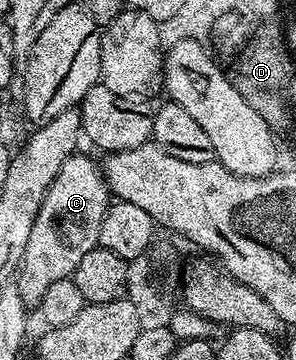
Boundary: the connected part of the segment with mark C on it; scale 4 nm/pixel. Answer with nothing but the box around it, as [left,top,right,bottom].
[16,155,112,310]

